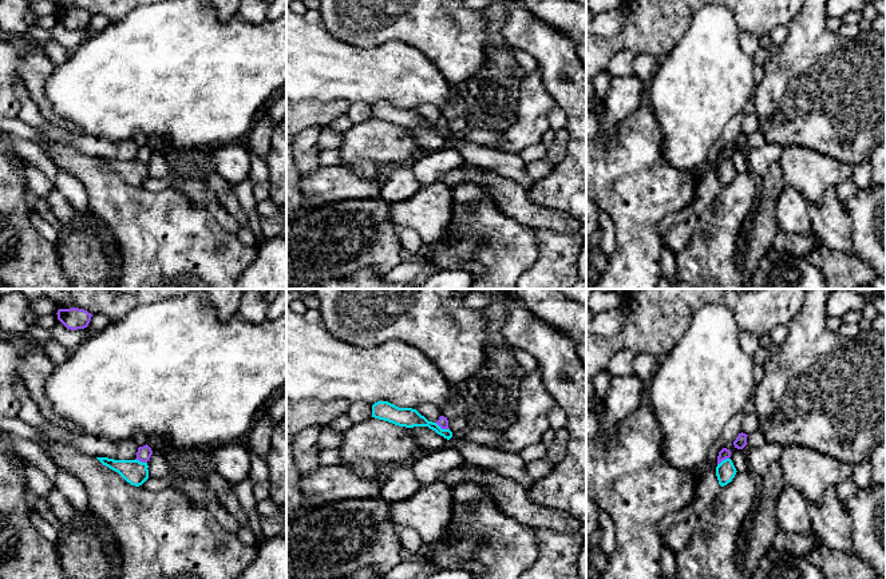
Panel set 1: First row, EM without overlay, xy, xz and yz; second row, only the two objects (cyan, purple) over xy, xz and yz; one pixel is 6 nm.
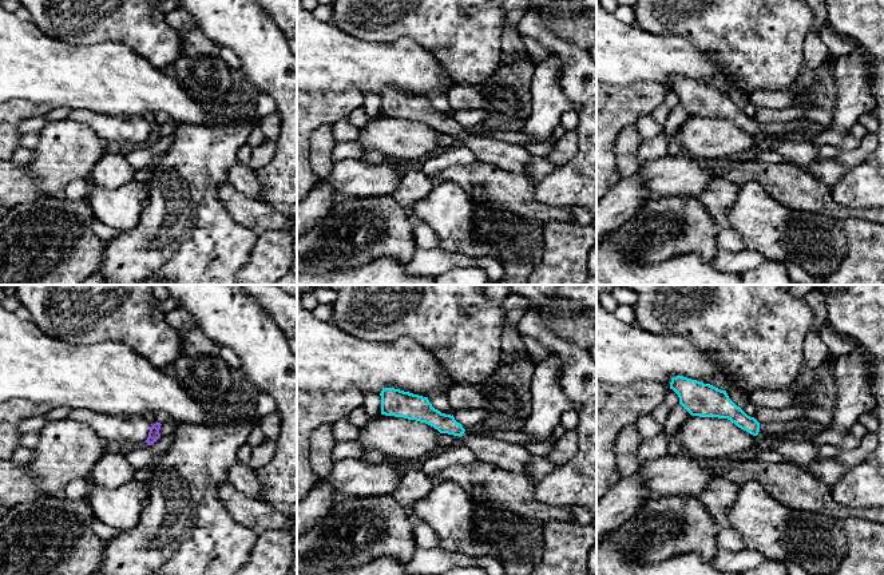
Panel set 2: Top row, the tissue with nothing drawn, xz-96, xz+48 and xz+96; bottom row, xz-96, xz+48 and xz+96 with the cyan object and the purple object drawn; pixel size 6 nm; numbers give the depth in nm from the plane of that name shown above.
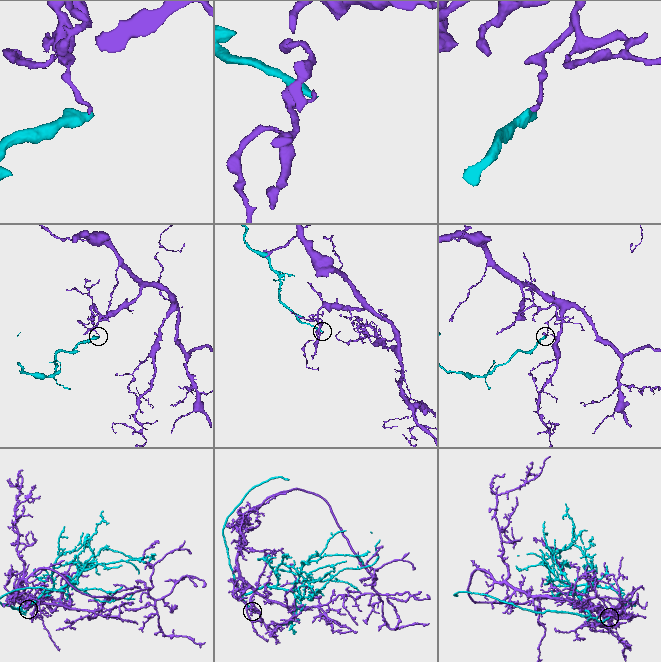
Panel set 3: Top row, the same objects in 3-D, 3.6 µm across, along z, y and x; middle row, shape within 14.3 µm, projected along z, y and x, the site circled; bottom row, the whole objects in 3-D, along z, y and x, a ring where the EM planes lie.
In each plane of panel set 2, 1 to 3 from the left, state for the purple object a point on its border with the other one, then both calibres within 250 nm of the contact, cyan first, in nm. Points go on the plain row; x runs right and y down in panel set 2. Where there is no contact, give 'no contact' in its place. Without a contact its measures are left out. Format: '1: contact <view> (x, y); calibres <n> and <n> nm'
1: no contact
2: no contact
3: no contact

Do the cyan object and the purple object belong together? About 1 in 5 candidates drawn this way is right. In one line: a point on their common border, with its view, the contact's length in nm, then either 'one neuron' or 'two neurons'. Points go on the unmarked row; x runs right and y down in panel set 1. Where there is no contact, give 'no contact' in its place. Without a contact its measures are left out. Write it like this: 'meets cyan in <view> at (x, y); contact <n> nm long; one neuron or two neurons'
meets cyan in xz at (440, 129); contact 100 nm long; two neurons

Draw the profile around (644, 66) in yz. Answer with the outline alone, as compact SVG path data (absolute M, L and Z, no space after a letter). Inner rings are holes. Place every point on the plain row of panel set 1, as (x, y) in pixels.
M637 55L633 62L634 74L641 79L645 84L650 80L653 72L656 71L658 60L652 55Z

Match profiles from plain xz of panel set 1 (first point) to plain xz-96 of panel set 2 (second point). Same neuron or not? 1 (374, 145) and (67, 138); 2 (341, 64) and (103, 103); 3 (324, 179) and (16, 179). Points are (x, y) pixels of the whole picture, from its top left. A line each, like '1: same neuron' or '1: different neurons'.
1: same neuron
2: same neuron
3: same neuron

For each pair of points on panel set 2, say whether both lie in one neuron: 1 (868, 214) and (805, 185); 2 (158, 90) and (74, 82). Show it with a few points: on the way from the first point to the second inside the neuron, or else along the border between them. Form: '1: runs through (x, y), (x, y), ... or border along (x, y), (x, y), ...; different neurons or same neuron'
1: runs through (852, 213), (839, 211), (821, 201); same neuron
2: runs through (137, 87), (95, 82); same neuron

